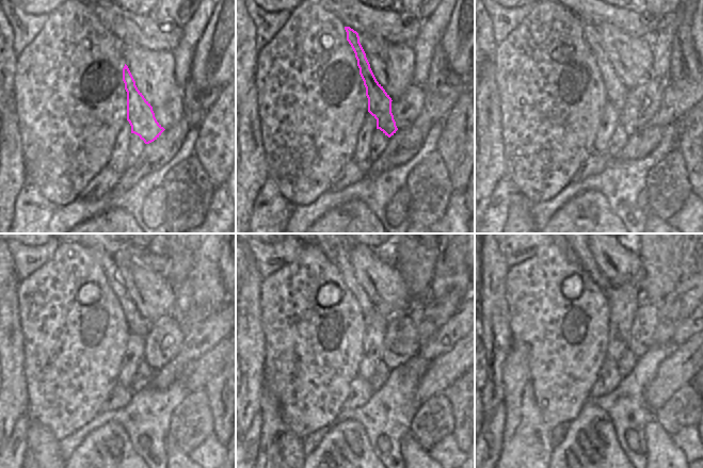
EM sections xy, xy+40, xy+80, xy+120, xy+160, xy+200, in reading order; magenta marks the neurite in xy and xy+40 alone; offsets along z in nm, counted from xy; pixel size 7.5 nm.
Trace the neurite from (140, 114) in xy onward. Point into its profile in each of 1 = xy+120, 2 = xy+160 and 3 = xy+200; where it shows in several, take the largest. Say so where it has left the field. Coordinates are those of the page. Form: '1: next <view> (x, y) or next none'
1: next xy+120 (136, 323)
2: next xy+160 (344, 263)
3: next xy+200 (587, 262)

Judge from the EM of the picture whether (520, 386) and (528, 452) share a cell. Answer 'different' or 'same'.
same

